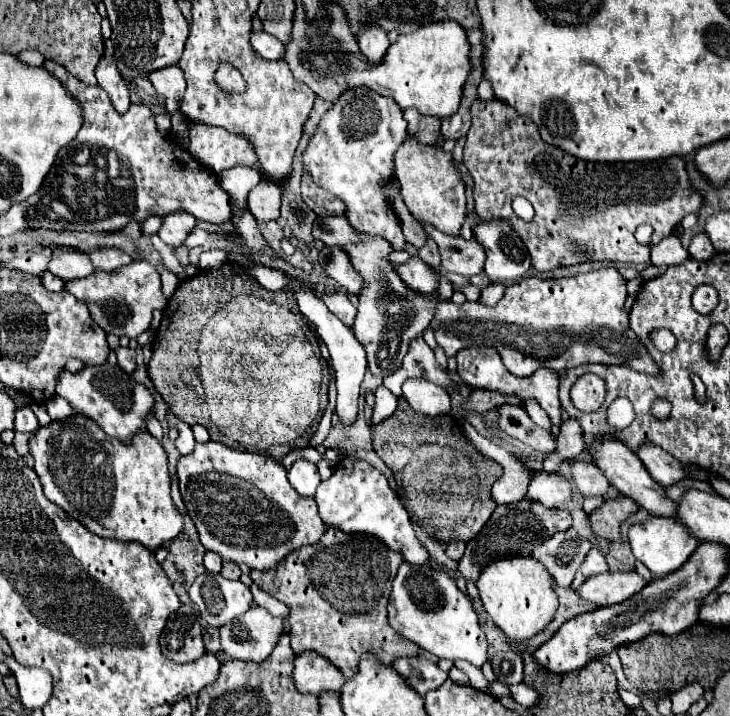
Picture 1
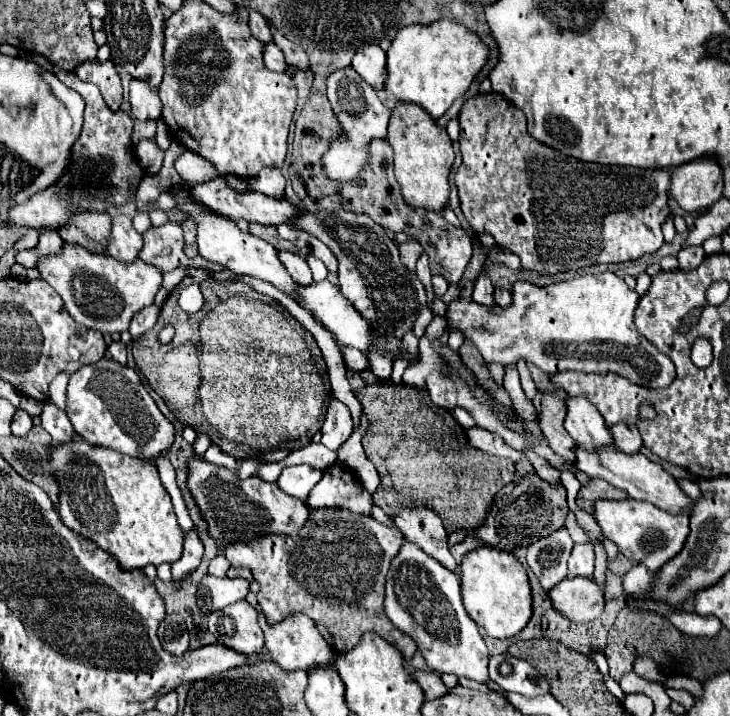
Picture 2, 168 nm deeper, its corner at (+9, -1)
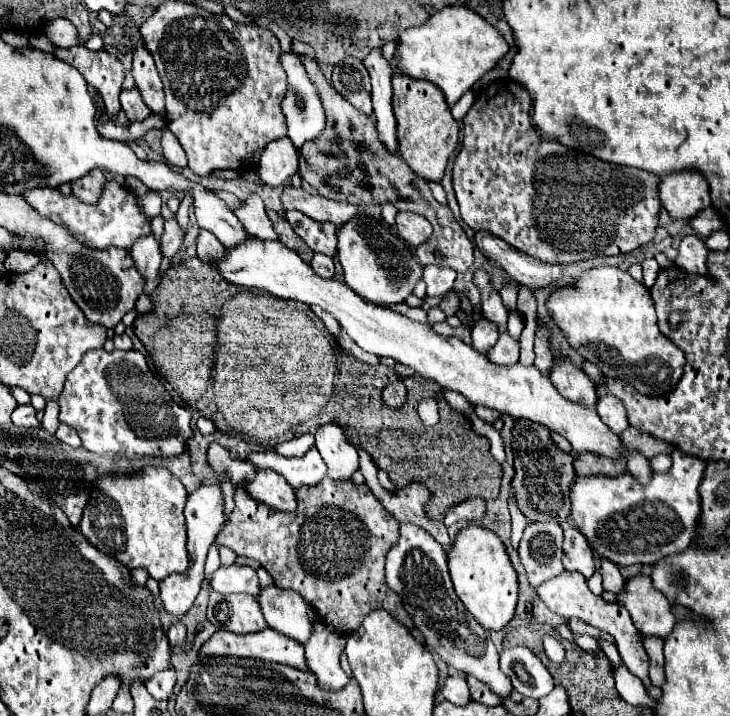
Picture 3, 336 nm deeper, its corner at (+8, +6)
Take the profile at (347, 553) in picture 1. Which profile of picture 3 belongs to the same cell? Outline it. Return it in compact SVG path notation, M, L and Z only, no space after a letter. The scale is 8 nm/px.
M325 476L321 484L309 488L297 488L297 510L295 512L273 512L273 508L265 508L265 504L257 504L245 492L247 480L235 486L235 508L229 514L229 520L217 534L217 544L227 546L237 552L237 556L247 556L259 560L261 566L273 576L275 586L297 590L305 602L317 612L319 620L331 624L337 632L349 634L357 630L363 618L375 610L383 608L393 614L401 624L413 630L413 620L407 614L403 600L387 586L385 582L385 554L397 542L399 522L385 512L383 504L373 496L367 484L355 484L353 480L331 480Z

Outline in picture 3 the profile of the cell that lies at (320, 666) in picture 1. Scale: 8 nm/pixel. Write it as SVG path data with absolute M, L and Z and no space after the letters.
M269 586L261 590L261 596L257 600L261 604L265 622L273 630L301 644L309 640L313 624L307 618L307 604L299 592Z

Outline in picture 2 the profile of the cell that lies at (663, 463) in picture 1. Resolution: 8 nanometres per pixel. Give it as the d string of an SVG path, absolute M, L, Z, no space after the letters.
M618 423L618 425L614 425L610 431L612 431L614 445L616 445L618 451L624 451L624 453L628 453L628 455L642 451L642 439L640 439L640 433L636 431L636 427Z

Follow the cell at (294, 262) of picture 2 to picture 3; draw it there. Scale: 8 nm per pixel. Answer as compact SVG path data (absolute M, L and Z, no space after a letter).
M249 194L249 198L245 202L241 202L233 214L241 220L243 228L255 236L255 238L263 238L263 240L271 240L271 238L277 238L273 226L271 226L271 220L267 218L265 214L265 206L263 206L263 200L257 196L257 194Z

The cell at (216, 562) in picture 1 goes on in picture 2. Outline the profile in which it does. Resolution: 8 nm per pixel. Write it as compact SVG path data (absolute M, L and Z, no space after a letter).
M216 555L216 557L210 561L210 565L208 565L208 575L224 577L224 575L226 575L226 571L228 571L228 567L230 567L228 559L226 559L224 555Z

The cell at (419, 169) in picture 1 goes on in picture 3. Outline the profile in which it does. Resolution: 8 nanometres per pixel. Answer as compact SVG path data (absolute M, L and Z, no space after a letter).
M393 70L393 110L397 118L401 158L417 176L439 182L449 154L457 148L459 140L459 124L451 116L445 96L441 96L441 90L435 84L429 84L427 80L413 80L411 76L401 76L401 72Z

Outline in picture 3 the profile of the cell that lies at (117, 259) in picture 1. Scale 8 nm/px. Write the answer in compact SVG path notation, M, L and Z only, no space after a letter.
M93 170L87 176L71 182L71 188L73 188L73 194L77 198L81 198L83 202L91 202L93 204L99 198L97 194L101 194L103 184L105 184L105 174L101 170Z

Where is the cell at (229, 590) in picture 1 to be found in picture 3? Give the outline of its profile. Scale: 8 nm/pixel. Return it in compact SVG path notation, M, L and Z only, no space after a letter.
M239 564L221 566L211 580L211 588L219 594L245 592L257 596L257 592L261 592L257 572L251 566L239 566Z

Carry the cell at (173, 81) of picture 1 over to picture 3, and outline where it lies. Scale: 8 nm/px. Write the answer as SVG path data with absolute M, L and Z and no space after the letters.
M137 88L121 92L121 110L125 112L125 118L129 122L141 122L149 116L149 108L145 106Z

